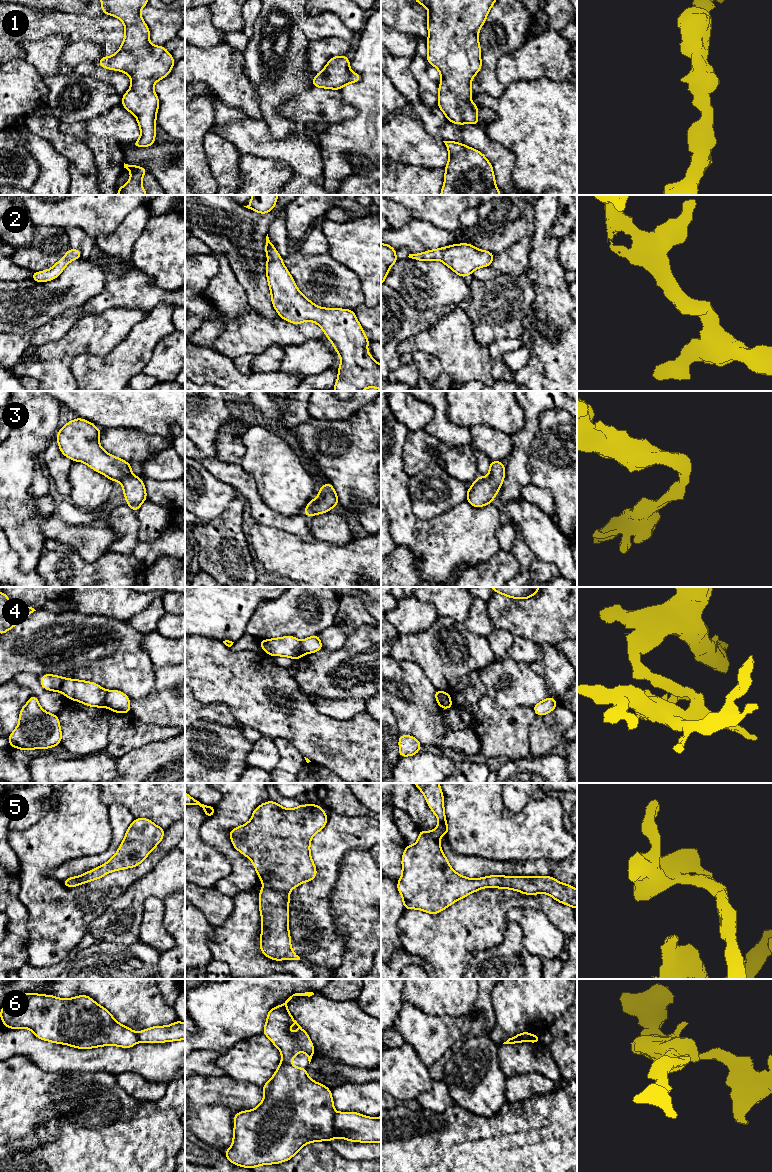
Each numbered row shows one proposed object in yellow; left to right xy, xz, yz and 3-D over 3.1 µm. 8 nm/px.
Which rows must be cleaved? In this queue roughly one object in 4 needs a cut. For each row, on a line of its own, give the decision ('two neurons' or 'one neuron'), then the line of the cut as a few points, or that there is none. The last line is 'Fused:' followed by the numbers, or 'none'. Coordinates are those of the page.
1: one neuron; cut none
2: one neuron; cut none
3: one neuron; cut none
4: two neurons; cut yz (439, 691), (442, 695), (442, 707)
5: one neuron; cut none
6: two neurons; cut xz (335, 1113), (334, 1129), (338, 1136)
Fused: 4, 6

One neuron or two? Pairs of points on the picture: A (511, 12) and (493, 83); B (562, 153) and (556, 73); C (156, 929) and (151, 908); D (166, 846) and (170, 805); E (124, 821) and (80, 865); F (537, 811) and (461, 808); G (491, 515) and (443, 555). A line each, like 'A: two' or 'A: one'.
A: one
B: two
C: one
D: two
E: one
F: one
G: one

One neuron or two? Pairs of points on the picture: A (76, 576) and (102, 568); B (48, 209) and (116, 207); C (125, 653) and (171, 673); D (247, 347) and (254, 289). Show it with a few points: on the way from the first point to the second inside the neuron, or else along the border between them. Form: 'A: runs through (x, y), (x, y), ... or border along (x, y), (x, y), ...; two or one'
A: runs through (82, 576), (94, 576), (96, 574); one
B: runs through (65, 209), (99, 207); one
C: border along (153, 666), (153, 686), (150, 689); two
D: border along (247, 303), (259, 313), (274, 317); two

